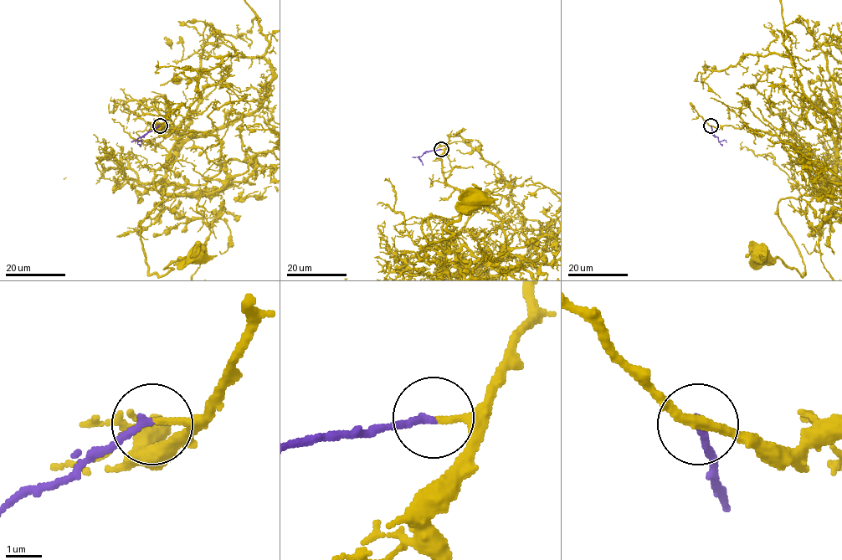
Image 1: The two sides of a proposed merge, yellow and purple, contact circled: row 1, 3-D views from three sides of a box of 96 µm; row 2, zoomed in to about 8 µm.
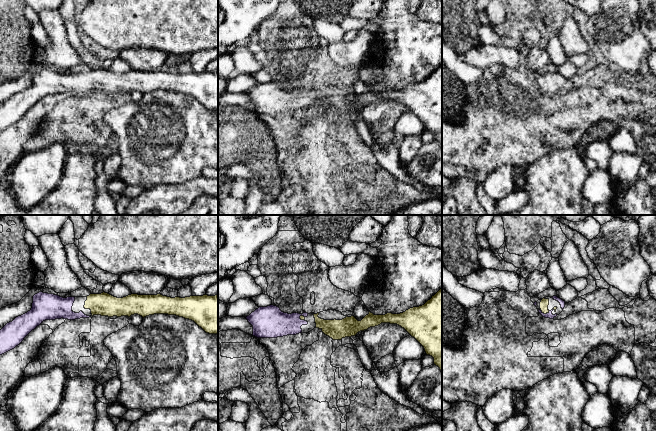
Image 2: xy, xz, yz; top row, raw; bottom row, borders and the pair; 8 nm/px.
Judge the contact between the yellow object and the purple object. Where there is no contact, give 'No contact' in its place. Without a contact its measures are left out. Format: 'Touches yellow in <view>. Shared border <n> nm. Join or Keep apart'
Touches yellow in yz. Shared border 60 nm. Join

